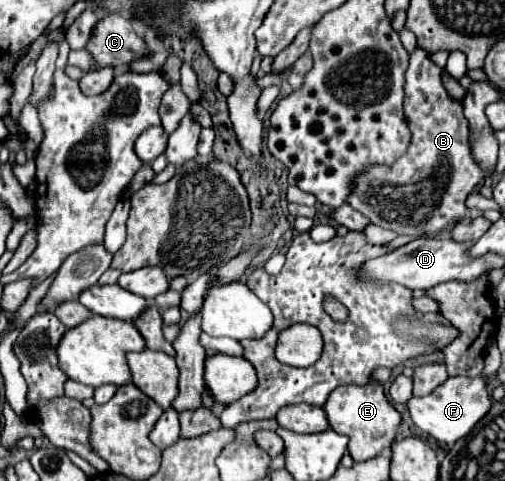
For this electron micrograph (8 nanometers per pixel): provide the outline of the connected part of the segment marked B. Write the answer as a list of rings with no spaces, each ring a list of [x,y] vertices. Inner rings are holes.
[[[417,47],[409,57],[409,69],[405,73],[405,119],[411,131],[411,143],[407,151],[393,163],[393,165],[367,165],[361,173],[355,175],[353,191],[347,197],[347,203],[363,213],[371,223],[379,227],[387,227],[397,235],[425,235],[443,231],[449,227],[451,221],[461,221],[467,217],[467,195],[473,187],[485,179],[487,171],[479,167],[475,157],[471,155],[471,129],[469,121],[463,115],[463,103],[455,101],[441,81],[441,71],[435,63],[431,63],[427,51]]]

